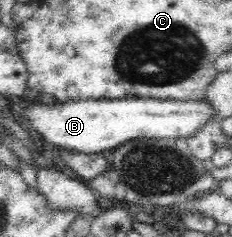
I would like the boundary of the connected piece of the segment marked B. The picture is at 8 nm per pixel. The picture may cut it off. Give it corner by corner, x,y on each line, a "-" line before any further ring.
152,98
122,99
68,99
54,105
30,103
20,117
28,122
32,131
39,133
42,141
52,143
55,151
66,150
82,154
108,155
120,143
136,137
188,138
198,131
216,112
207,100
184,102

